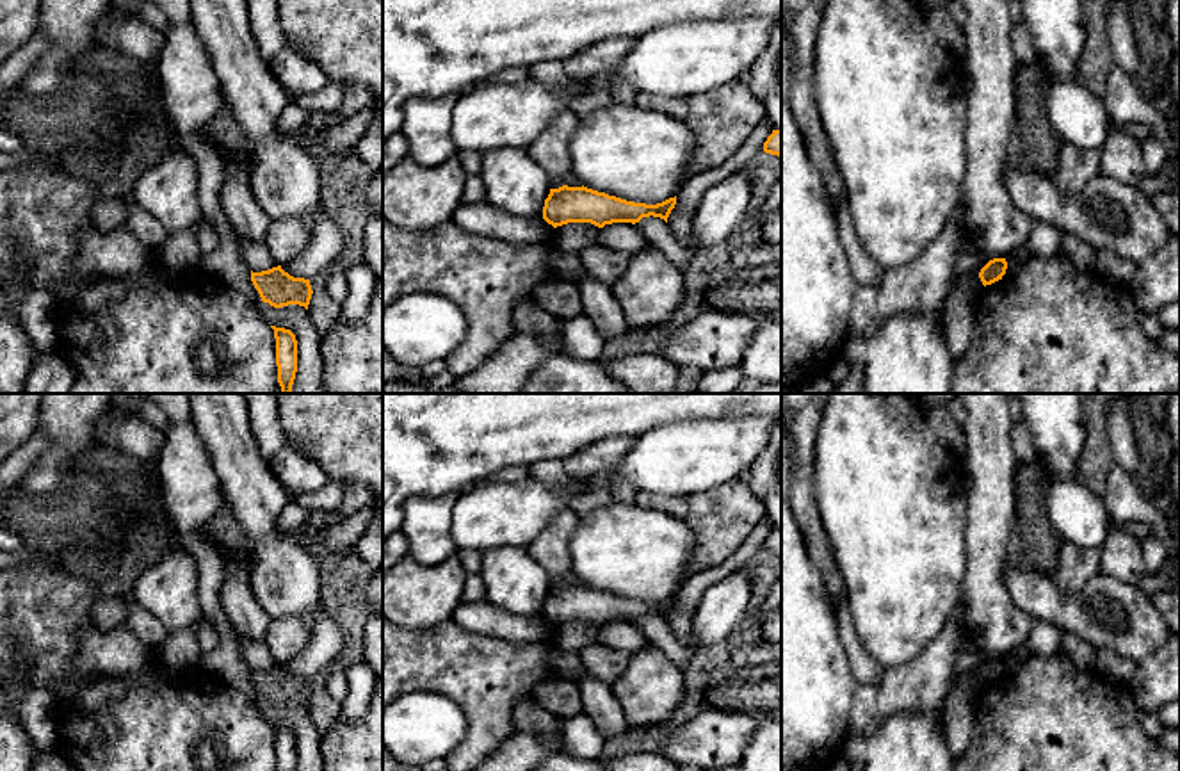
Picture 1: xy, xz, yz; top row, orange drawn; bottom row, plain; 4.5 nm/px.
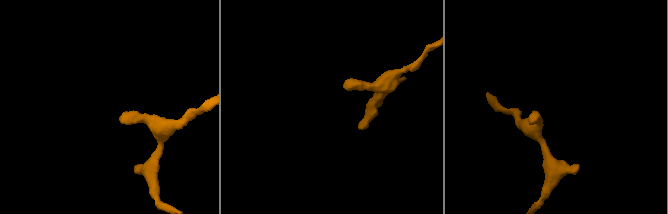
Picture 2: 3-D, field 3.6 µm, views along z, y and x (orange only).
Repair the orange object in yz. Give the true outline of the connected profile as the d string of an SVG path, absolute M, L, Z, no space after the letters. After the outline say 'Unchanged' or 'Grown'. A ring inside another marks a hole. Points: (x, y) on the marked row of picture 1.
M993 258L981 269L979 278L986 287L1002 280L1002 276L1006 274L1006 269L1007 269L1006 258Z. Unchanged

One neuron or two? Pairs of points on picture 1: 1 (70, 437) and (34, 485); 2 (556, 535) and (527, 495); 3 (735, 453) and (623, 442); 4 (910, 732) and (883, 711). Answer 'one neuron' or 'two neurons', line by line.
1: one neuron
2: two neurons
3: two neurons
4: two neurons

